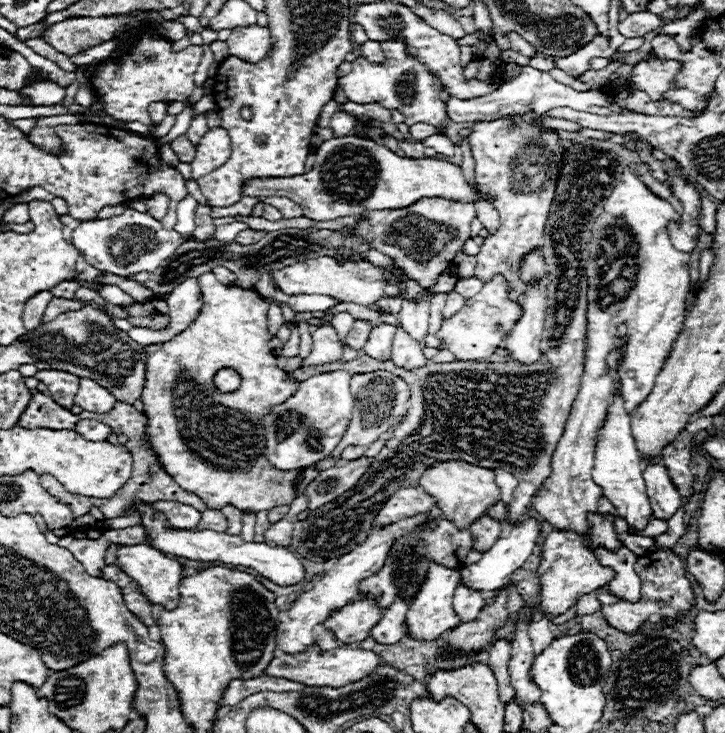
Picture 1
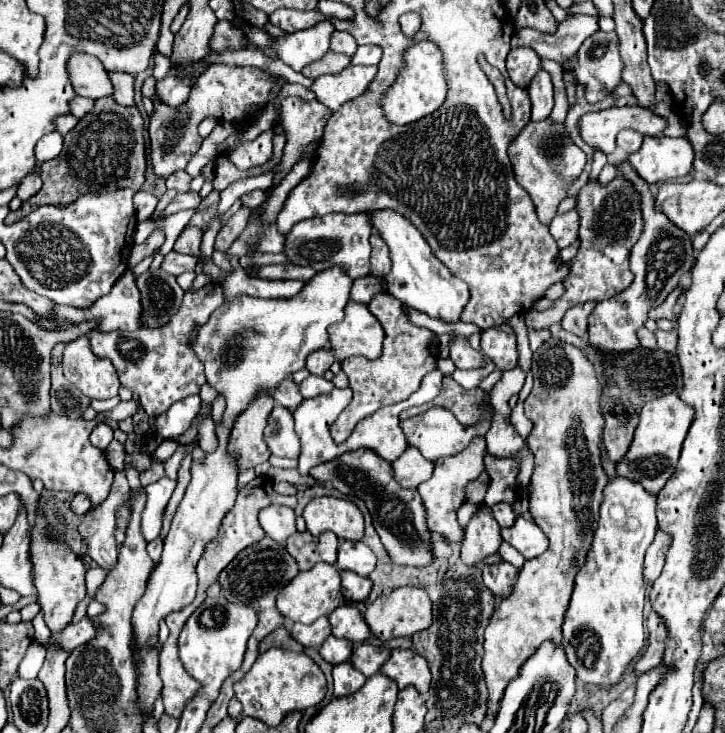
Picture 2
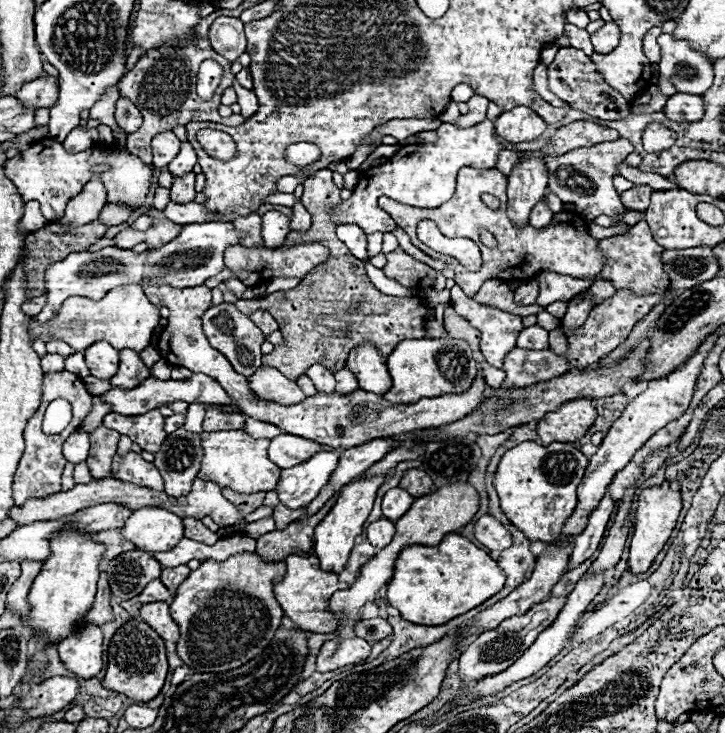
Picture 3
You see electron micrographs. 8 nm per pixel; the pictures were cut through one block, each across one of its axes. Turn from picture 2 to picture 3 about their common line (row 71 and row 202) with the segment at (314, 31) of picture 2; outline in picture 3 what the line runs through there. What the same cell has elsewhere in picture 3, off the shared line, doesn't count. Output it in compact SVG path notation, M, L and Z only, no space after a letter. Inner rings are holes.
M296 202L296 206L292 206L292 212L290 231L304 232L312 226L312 216L302 202Z

